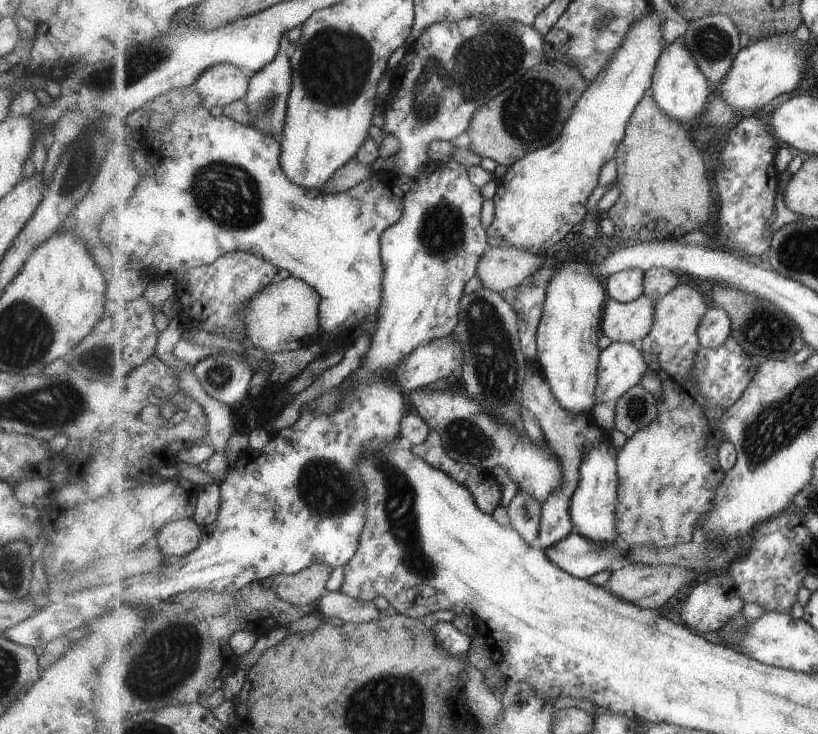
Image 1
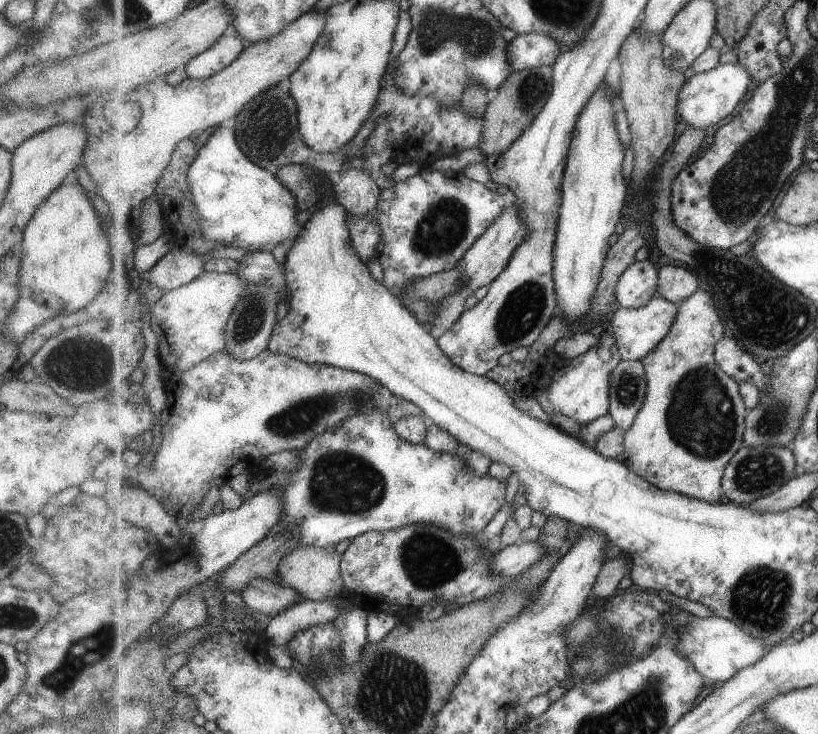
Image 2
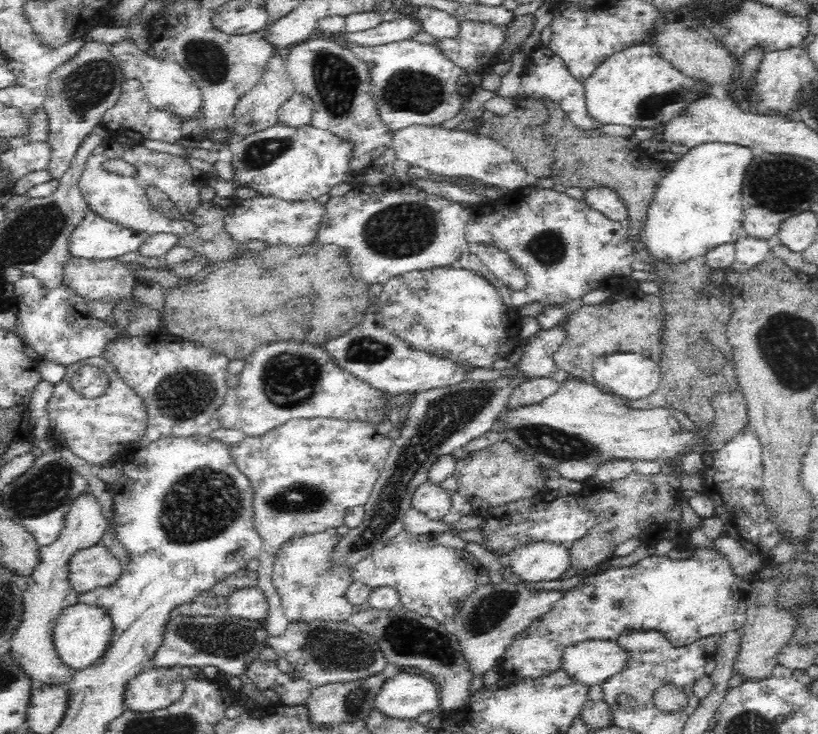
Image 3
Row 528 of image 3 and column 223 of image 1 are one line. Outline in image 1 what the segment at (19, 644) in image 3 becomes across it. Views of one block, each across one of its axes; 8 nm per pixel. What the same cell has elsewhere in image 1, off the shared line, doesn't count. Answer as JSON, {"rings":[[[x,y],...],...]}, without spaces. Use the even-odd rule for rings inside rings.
{"rings":[[[221,63],[209,67],[194,84],[202,104],[210,109],[245,99],[250,90],[250,77],[247,71],[237,65]]]}

